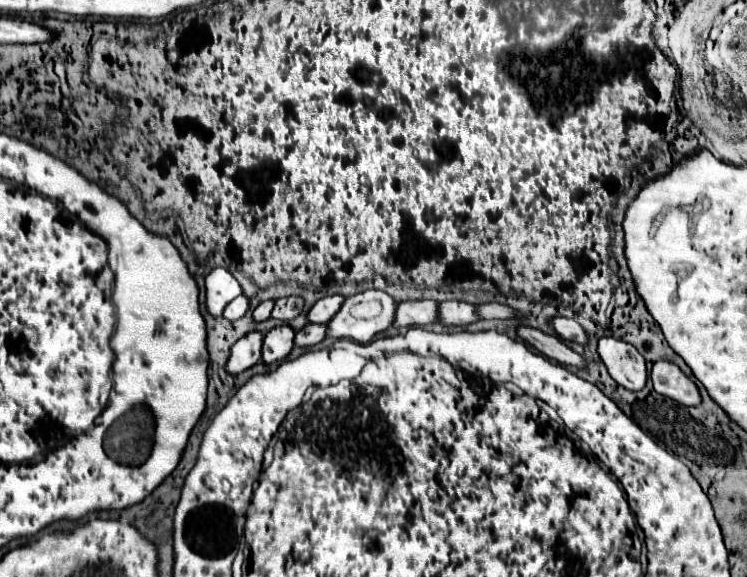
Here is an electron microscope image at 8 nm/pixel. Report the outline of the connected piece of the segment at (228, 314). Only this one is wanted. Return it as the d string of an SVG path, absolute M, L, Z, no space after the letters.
M239 295L235 301L231 301L227 305L227 309L223 309L223 317L229 321L235 321L235 319L243 317L247 309L249 309L249 299L245 295Z

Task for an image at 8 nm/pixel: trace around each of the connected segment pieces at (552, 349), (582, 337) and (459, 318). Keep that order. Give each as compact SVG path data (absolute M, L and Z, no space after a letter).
M519 325L517 327L517 337L527 341L529 345L533 345L539 353L543 353L549 359L555 359L557 363L563 365L575 365L575 367L585 367L585 361L581 355L577 355L575 351L571 351L559 337L547 335L539 329L533 329L529 325Z
M553 317L549 319L549 325L557 331L557 335L561 339L567 339L567 341L577 341L577 343L587 343L587 335L585 331L581 329L581 325L573 319L565 319L565 317Z
M443 301L439 303L439 323L445 327L453 325L469 325L477 321L475 305L463 301Z

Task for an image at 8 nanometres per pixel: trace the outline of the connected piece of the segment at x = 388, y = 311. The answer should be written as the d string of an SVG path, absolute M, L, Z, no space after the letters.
M377 289L345 297L339 313L327 323L327 337L369 343L377 333L391 327L395 307L397 303Z

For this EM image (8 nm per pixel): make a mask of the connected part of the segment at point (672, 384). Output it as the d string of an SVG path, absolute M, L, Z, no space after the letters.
M657 361L651 369L651 381L659 395L669 397L681 405L699 405L701 397L695 383L675 365L669 361Z

